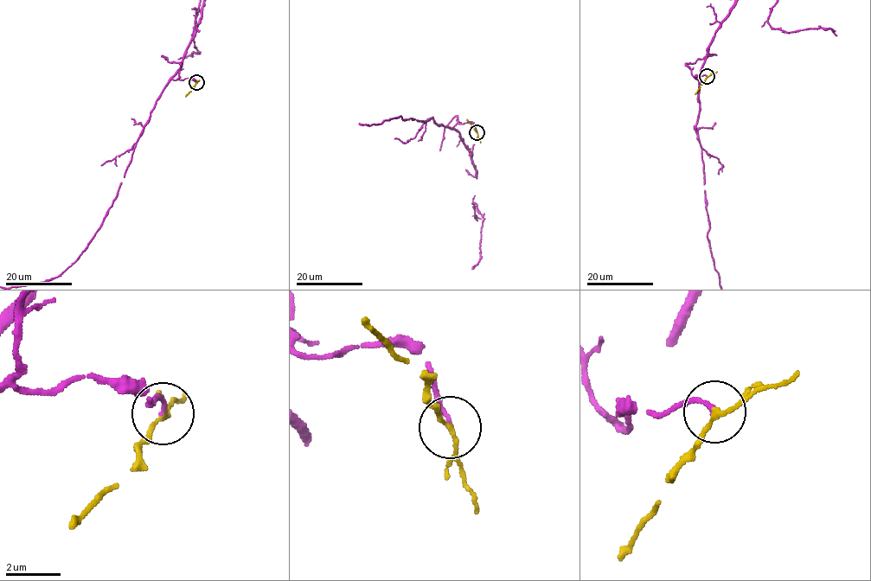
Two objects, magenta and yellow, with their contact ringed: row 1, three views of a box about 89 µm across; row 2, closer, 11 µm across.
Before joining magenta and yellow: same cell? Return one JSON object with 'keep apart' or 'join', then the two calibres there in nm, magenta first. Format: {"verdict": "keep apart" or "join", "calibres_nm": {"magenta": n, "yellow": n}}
{"verdict": "join", "calibres_nm": {"magenta": 140, "yellow": 150}}

